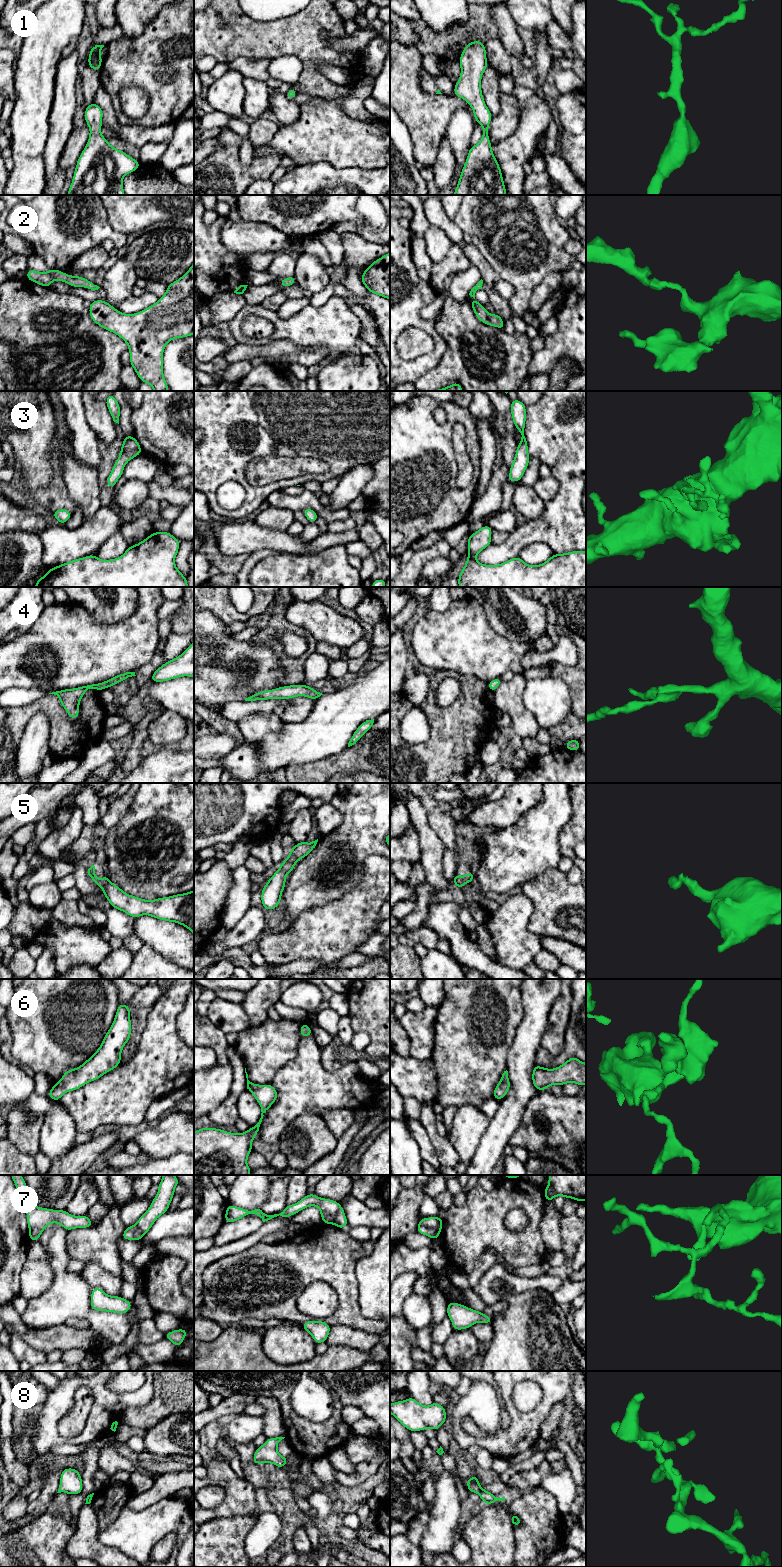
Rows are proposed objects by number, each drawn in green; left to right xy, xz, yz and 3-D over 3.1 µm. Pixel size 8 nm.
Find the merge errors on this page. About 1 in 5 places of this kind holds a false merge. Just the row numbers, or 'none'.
7

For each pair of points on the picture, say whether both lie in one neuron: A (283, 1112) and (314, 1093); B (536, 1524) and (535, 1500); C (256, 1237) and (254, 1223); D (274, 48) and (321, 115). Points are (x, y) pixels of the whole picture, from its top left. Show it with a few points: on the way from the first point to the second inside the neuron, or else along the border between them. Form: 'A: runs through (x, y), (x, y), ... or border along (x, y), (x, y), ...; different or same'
A: runs through (290, 1104), (301, 1093), (306, 1093); same
B: runs through (535, 1518), (535, 1506); same
C: border along (263, 1222), (255, 1231), (233, 1241); different
D: border along (314, 96), (337, 100); different

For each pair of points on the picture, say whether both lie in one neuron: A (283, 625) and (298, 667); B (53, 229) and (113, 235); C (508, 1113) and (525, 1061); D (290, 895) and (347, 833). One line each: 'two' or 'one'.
A: one
B: one
C: one
D: one

